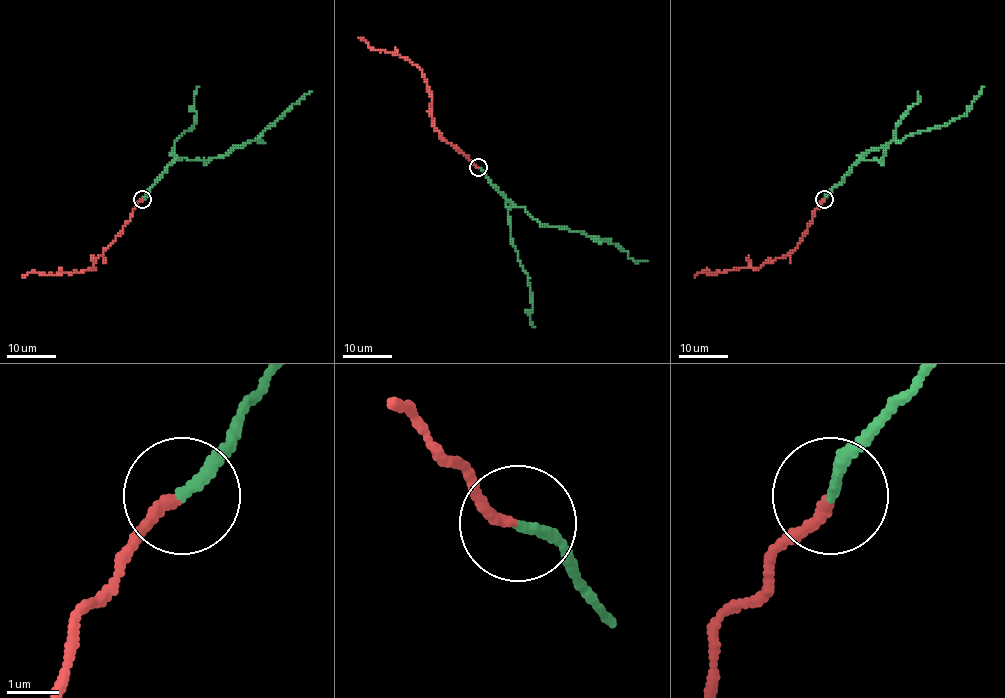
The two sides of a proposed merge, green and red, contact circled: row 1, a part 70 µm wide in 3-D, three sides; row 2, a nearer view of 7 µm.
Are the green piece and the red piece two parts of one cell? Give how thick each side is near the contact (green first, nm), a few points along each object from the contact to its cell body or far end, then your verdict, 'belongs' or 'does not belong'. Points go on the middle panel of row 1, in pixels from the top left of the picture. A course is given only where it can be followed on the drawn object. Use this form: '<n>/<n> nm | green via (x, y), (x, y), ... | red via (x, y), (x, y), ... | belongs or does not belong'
220/200 nm | green via (478, 167), (512, 204), (522, 206), (541, 223), (609, 239), (634, 261), (647, 261) | red via (478, 167), (440, 136), (431, 117), (431, 93), (425, 77), (415, 65), (397, 54), (372, 49), (359, 37) | does not belong

